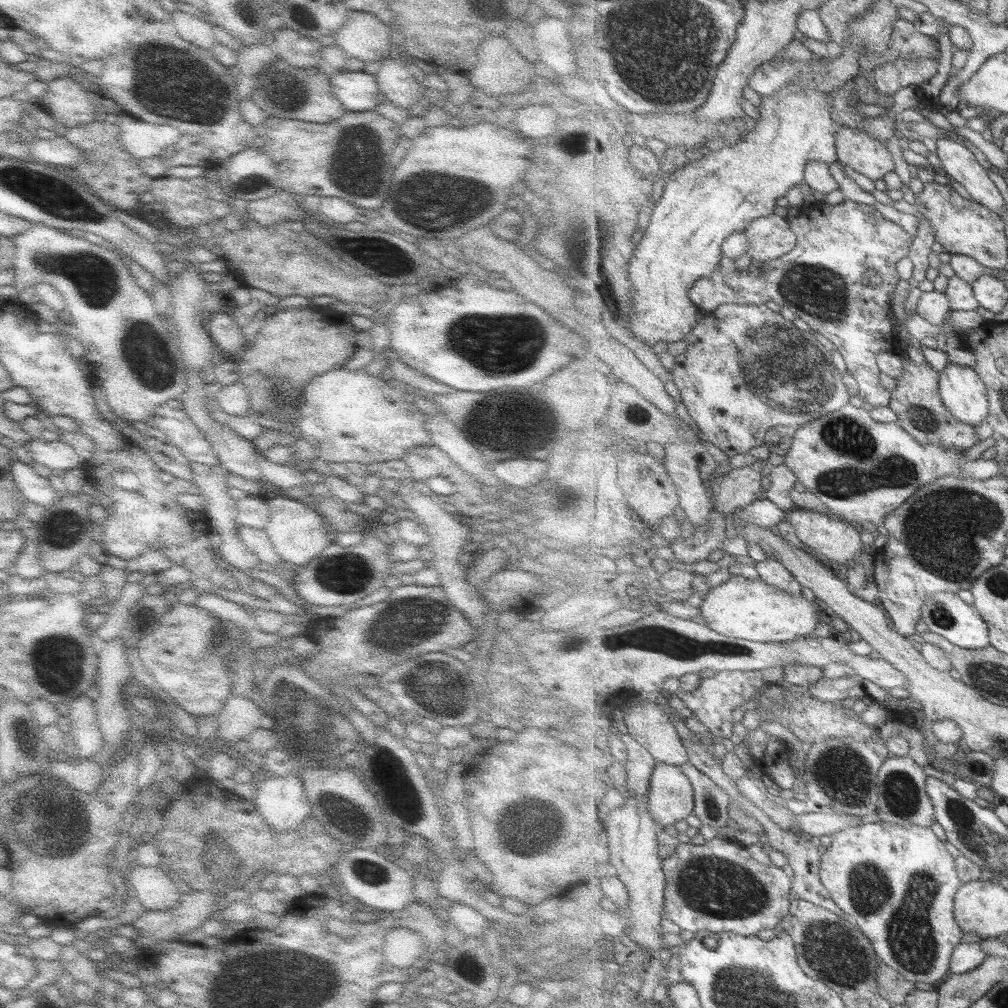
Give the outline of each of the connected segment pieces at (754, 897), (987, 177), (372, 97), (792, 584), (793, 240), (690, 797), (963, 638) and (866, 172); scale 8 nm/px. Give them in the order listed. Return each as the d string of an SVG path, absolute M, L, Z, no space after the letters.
M715 837L702 845L682 842L675 854L665 859L669 884L666 889L665 918L683 930L715 933L733 932L742 936L756 936L762 930L774 930L791 914L794 903L793 878L782 867L762 864L750 849L739 842Z
M943 137L937 144L946 173L968 190L972 200L1002 215L1007 210L1006 200L994 184L992 173L976 160L974 152L964 143L956 142L956 137Z
M340 71L331 75L330 85L346 110L364 112L376 109L386 100L376 75L365 71Z
M767 554L765 561L757 562L756 567L758 567L760 579L773 585L774 588L782 588L786 592L792 592L794 596L802 594L803 584L801 581L778 558L774 558L772 554Z
M766 216L757 219L745 230L750 239L749 254L763 265L791 253L798 244L798 235L787 218Z
M659 763L650 784L649 809L664 826L675 825L695 814L696 792L680 767Z
M940 592L928 598L921 611L923 620L929 626L930 633L946 638L961 648L969 650L981 650L990 647L991 626L985 617L975 608L974 605L964 602L956 592Z
M843 126L837 137L839 162L872 181L895 172L896 164L888 146L862 129Z

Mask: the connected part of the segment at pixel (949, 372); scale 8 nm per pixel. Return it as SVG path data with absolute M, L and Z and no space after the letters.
M950 363L941 374L941 393L954 417L978 428L988 421L989 387L974 367Z

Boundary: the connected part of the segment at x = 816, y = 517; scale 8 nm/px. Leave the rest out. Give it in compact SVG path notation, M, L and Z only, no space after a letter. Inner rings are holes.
M798 508L788 516L788 520L794 526L796 534L804 544L812 550L824 554L835 566L846 565L846 562L850 562L850 560L856 561L856 558L864 550L862 529L838 516L830 516L820 511Z

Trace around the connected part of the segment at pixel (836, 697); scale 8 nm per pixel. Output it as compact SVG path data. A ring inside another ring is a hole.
M822 677L815 686L810 688L810 694L820 701L832 703L847 702L853 700L865 700L870 698L864 684L856 682L854 678L826 678Z

